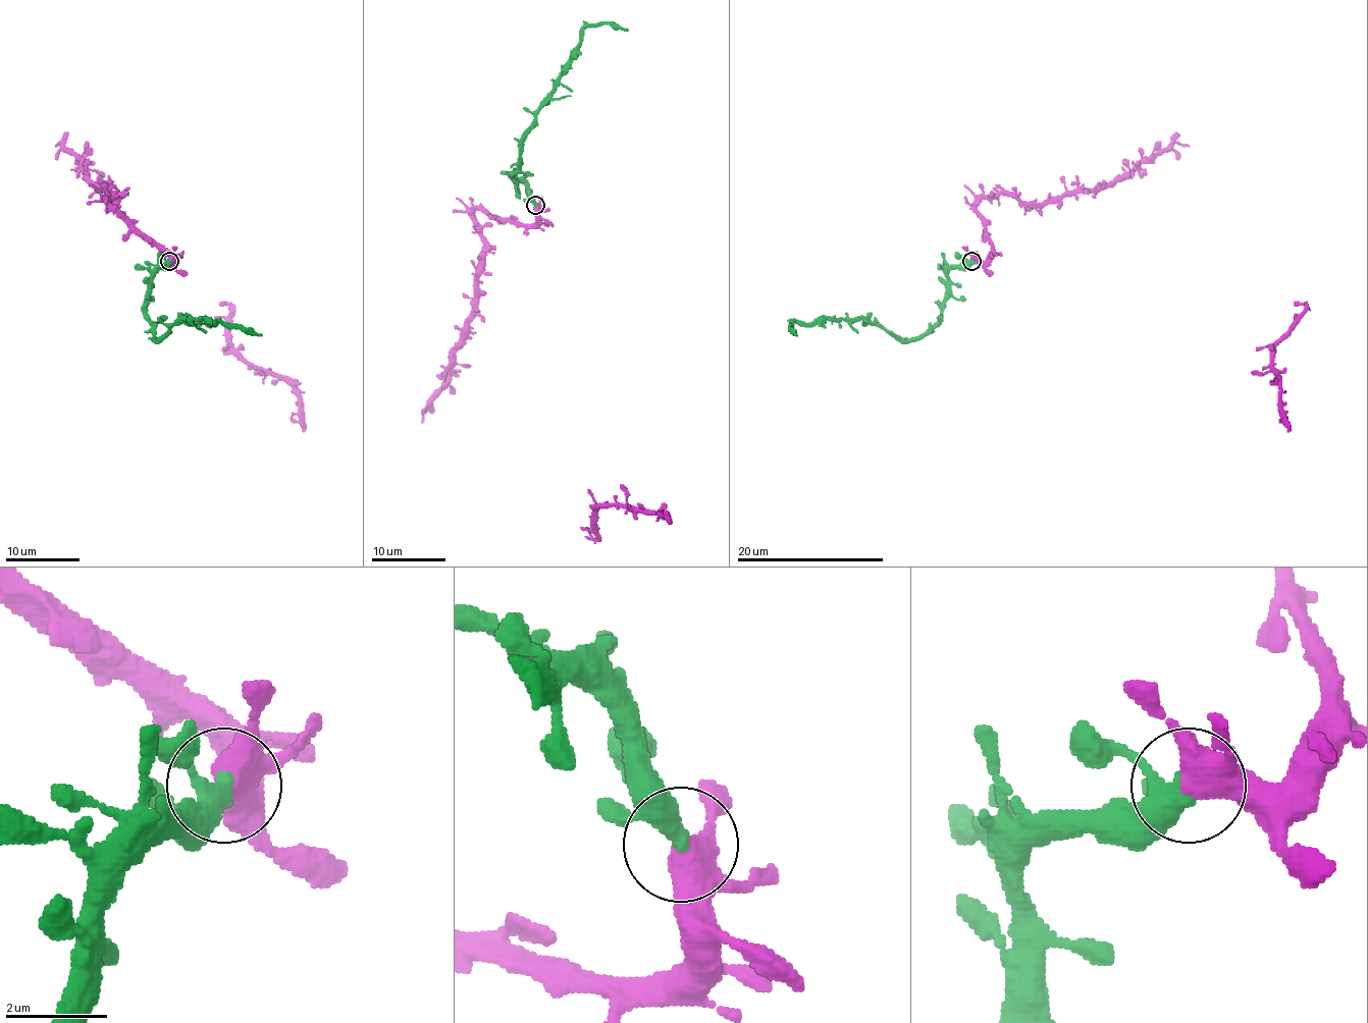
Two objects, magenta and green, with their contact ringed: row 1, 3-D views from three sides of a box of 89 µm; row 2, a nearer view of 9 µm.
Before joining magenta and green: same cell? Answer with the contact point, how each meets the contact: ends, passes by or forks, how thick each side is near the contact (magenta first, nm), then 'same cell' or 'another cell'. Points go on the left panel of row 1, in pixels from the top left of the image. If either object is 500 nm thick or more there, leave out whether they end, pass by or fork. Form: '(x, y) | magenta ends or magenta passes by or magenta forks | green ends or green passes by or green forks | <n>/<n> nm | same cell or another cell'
(169, 261) | magenta forks | green passes by | 400/360 nm | same cell

